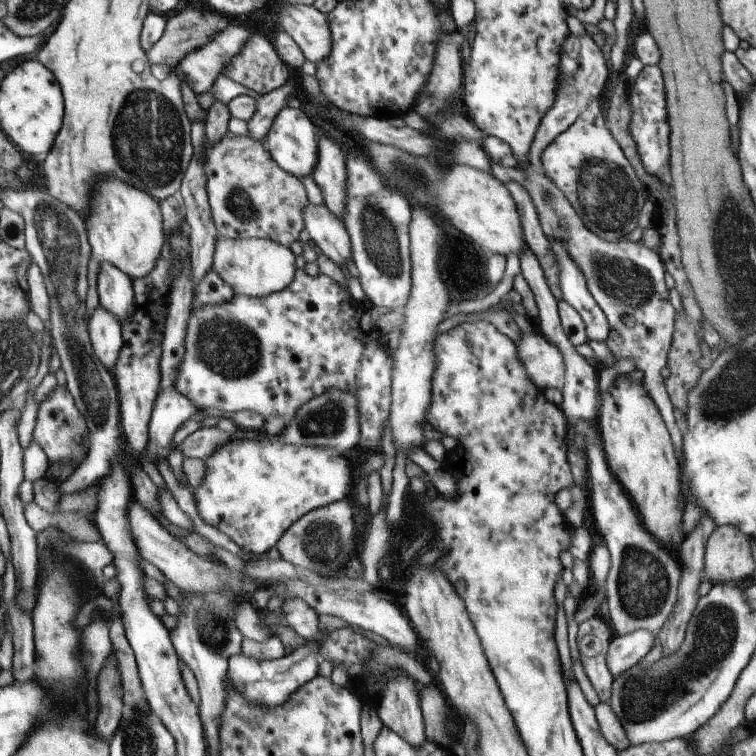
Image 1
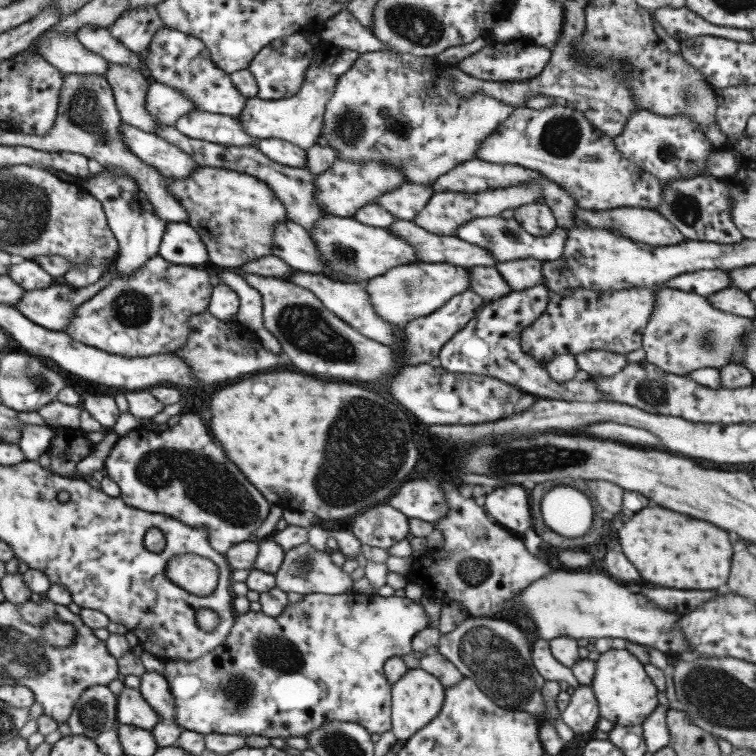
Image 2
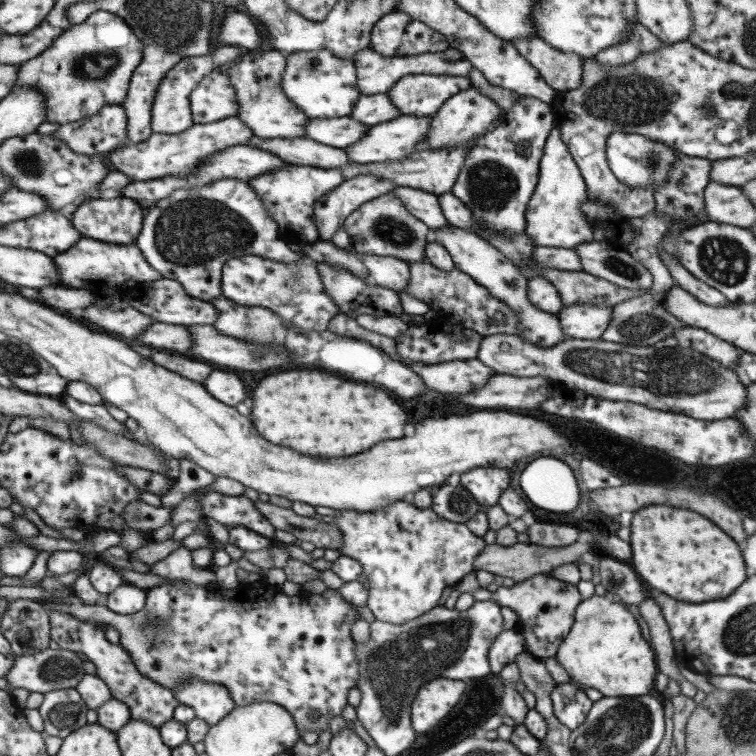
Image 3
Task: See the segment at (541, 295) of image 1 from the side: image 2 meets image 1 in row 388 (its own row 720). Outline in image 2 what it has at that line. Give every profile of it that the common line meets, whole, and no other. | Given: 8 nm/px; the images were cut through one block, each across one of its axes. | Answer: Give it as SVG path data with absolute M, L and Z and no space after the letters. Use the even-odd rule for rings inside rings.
M580 684L575 689L568 706L561 712L561 719L576 734L588 732L597 726L599 704L590 685Z

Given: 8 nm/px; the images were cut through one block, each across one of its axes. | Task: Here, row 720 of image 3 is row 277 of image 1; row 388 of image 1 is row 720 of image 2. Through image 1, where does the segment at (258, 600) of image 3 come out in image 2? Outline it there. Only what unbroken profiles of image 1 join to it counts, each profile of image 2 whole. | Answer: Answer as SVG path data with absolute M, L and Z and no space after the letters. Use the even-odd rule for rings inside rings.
M344 593L337 595L329 594L306 594L302 601L289 603L284 608L284 613L278 617L270 617L262 612L246 612L244 615L234 614L234 625L230 629L230 635L226 639L225 645L216 647L208 656L197 660L164 660L166 671L164 678L168 682L170 692L174 695L176 705L175 722L183 729L192 730L197 733L210 734L236 734L247 737L252 734L267 736L268 738L288 738L304 737L311 730L318 728L322 723L339 720L342 722L357 722L363 726L370 734L377 732L382 734L391 730L391 688L383 672L383 666L388 659L402 657L413 653L411 644L412 638L420 630L430 627L430 617L426 615L421 603L416 603L408 597L398 597L396 595L382 597L378 593L372 595L360 593Z

